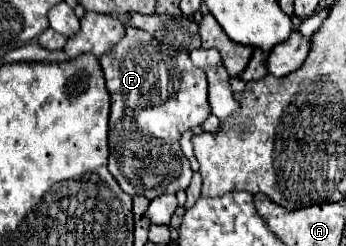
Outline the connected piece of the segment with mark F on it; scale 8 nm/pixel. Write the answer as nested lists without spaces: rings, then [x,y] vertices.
[[[126,26],[124,38],[110,48],[104,56],[100,56],[100,64],[104,70],[106,86],[112,96],[110,110],[110,132],[108,132],[108,170],[118,180],[120,188],[130,196],[146,196],[154,200],[162,194],[176,194],[178,190],[186,190],[192,178],[190,162],[180,148],[180,136],[200,126],[208,116],[208,80],[204,70],[198,70],[186,50],[170,50],[160,46],[156,38],[148,32]]]

